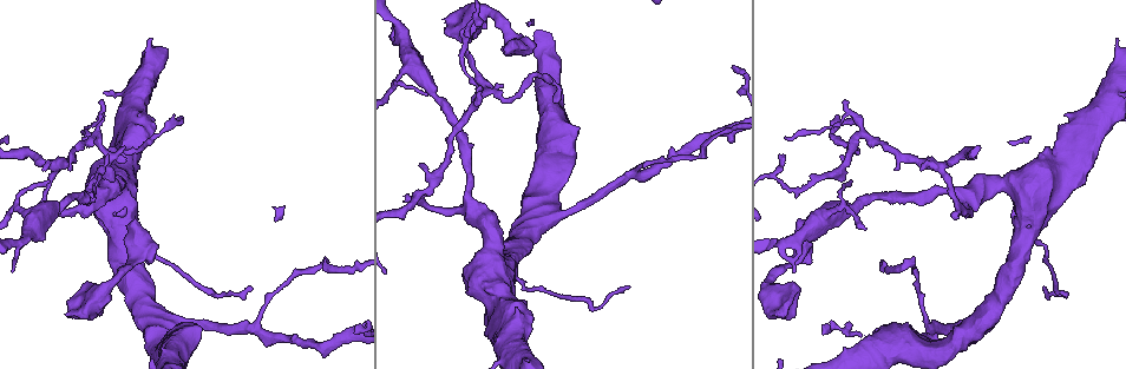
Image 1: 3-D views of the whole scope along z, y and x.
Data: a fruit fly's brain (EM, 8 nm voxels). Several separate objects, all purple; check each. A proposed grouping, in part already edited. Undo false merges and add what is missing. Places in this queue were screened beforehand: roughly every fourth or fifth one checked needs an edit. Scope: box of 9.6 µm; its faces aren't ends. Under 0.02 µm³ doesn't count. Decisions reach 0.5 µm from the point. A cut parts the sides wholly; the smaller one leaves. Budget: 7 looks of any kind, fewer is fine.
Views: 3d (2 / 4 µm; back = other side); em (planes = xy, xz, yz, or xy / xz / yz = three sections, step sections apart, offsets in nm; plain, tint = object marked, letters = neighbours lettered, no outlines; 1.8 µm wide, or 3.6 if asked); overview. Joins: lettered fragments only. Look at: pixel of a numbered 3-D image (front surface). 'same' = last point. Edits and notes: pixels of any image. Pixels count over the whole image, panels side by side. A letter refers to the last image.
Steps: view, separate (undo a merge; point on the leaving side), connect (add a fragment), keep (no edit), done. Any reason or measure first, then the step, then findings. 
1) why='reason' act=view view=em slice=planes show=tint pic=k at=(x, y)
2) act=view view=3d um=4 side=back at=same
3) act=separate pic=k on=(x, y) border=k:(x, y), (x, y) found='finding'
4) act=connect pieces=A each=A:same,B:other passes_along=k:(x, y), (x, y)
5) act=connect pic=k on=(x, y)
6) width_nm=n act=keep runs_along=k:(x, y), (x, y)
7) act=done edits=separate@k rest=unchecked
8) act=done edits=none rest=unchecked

why='three arms meet' act=view view=3d um=2 pic=1 at=(931, 327)

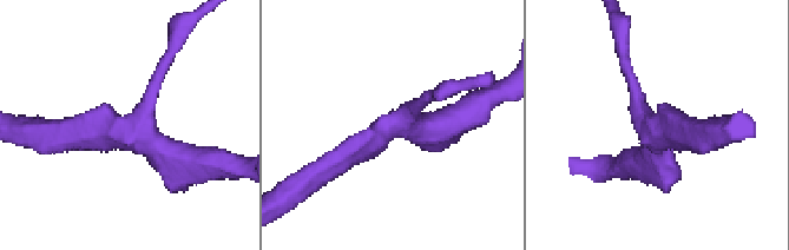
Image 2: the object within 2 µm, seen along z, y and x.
why='shape alone is not enough' act=view view=em slice=xz step=4 show=tint pic=2 at=(394, 127)

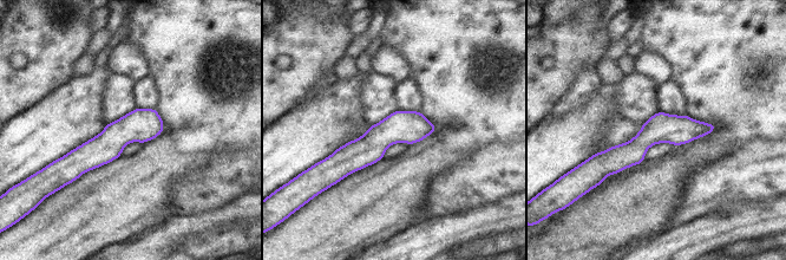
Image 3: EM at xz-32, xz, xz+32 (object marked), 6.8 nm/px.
why='another direction' act=view view=em slice=xy step=8 show=letters at=same

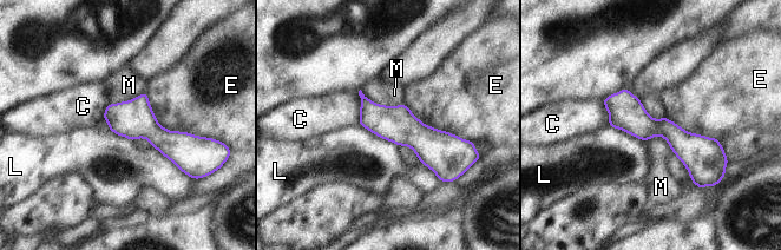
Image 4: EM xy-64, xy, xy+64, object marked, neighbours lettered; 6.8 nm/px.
width_nm=220 act=keep each=C:other,E:other,L:other,M:other border=4:(645, 140), (661, 136), (671, 151) found='one cell here'

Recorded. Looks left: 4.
why='branch stops here' act=view view=3d um=2 pic=1 at=(510, 41)

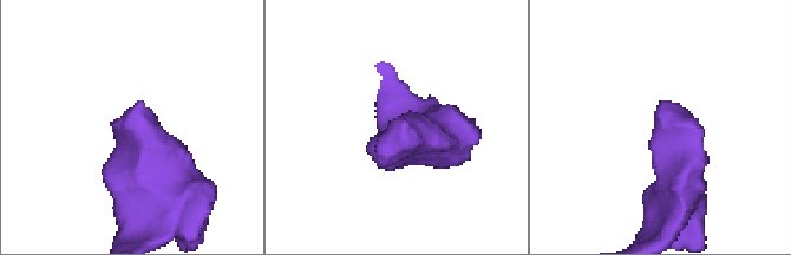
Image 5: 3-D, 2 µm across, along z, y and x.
why='now the EM' act=view view=em slice=planes show=letters pic=5 at=(399, 117)

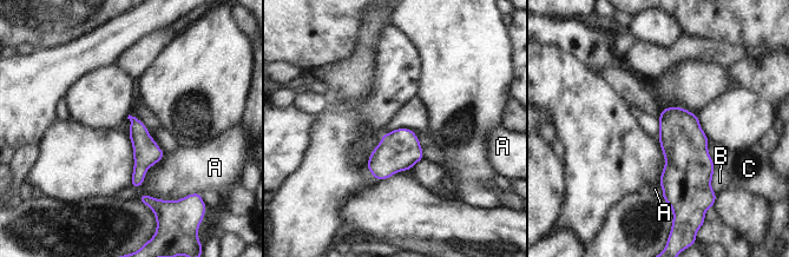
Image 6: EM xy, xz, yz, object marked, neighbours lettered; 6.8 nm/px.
width_nm=160 act=keep each=A:other,B:other,C:other border=6:(165, 153), (140, 185), (131, 185) found='no lettered fragment goes on from it'

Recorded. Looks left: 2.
act=view view=em slice=planes show=letters pic=1 at=(785, 315)

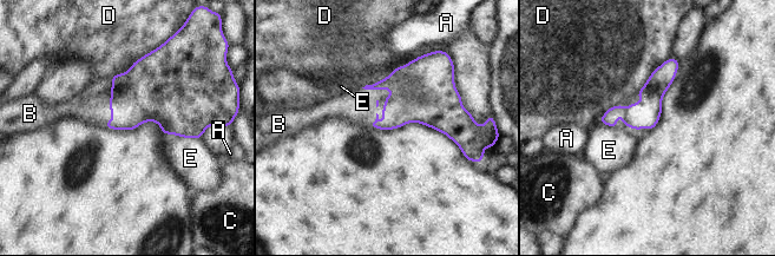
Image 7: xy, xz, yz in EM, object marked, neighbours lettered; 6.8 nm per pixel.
longest_contact=D:380nm act=connect pieces=B each=A:other,B:same,C:other,D:other,E:other passes_along=7:(148, 91), (111, 94), (93, 109) found='it goes on there'

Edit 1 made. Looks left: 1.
act=done edits=connect@7 rest=unchecked

